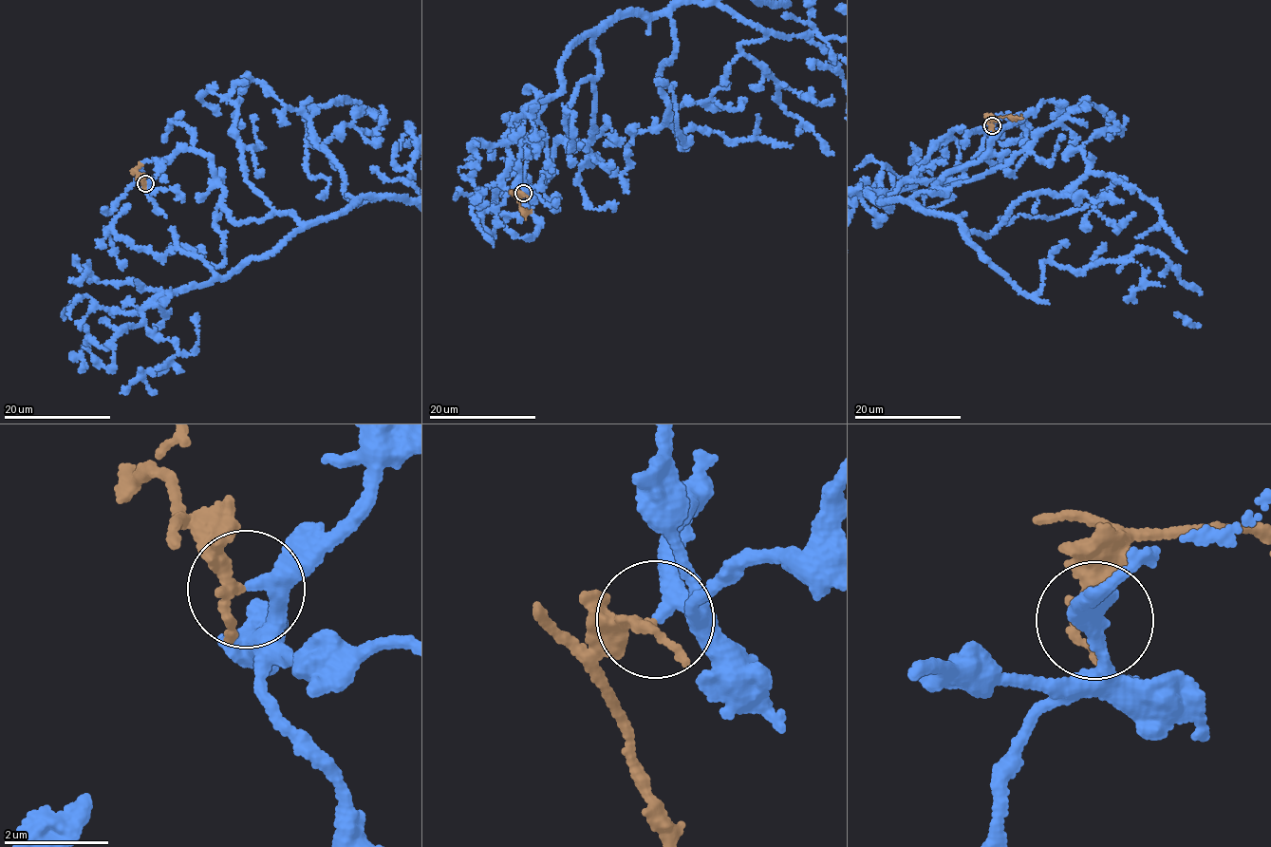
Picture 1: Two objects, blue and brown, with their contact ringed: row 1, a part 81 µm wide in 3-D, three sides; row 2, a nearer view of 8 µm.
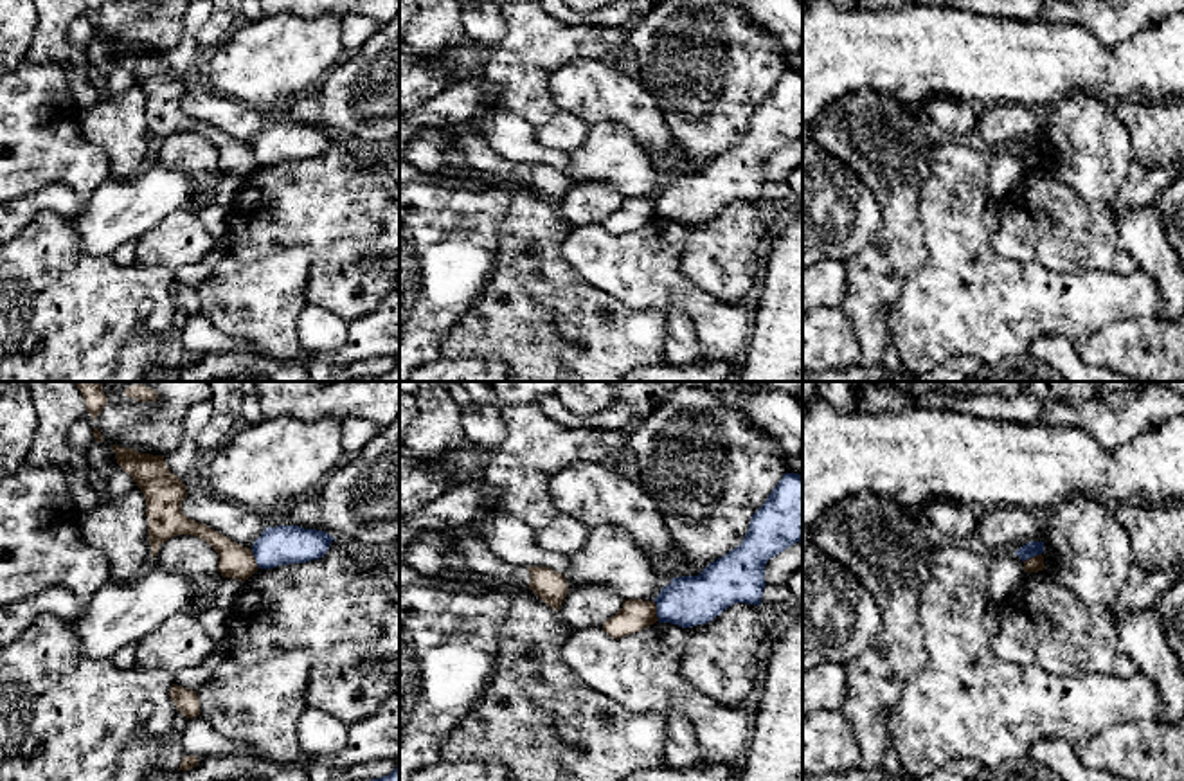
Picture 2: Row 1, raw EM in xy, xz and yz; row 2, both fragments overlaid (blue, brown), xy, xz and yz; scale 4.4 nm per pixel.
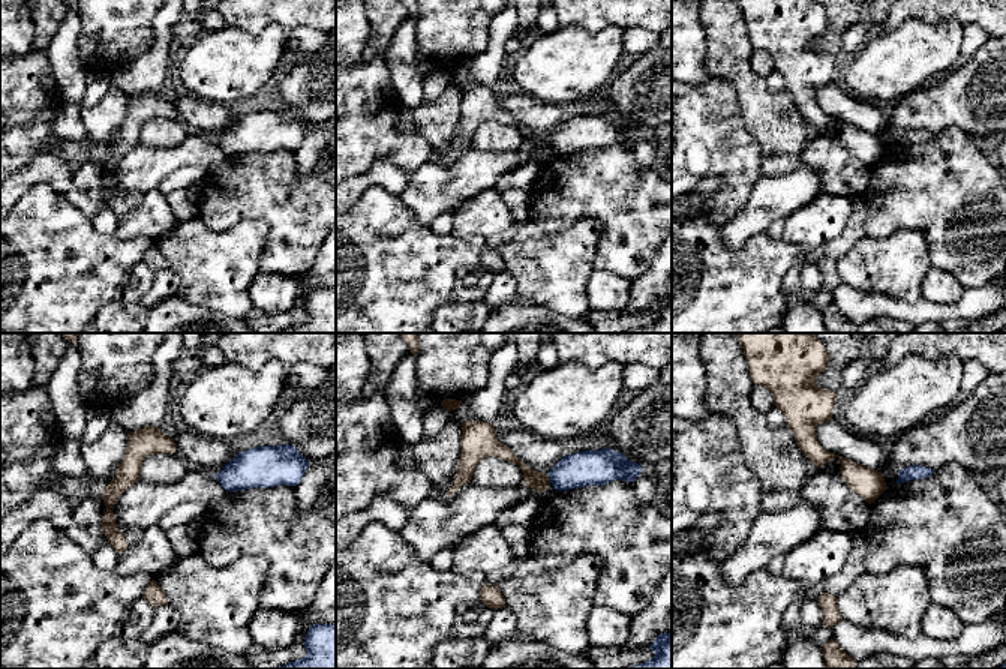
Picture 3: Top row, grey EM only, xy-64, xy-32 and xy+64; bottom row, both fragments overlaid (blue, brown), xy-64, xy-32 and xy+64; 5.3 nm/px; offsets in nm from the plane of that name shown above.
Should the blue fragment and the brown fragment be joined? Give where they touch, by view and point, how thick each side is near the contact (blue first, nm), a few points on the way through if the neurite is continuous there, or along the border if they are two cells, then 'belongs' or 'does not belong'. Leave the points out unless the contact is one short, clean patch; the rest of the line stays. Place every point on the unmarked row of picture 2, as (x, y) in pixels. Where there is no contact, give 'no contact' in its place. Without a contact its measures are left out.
contact xz (657, 207); calibres 220 and 140 nm; border xz (654, 197), (659, 216); does not belong

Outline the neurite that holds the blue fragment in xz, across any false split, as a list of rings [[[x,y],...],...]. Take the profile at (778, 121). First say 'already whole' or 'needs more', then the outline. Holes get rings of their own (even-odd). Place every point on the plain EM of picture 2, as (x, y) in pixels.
already whole; [[[785,70],[752,112],[743,139],[698,173],[673,175],[653,196],[659,220],[705,221],[734,200],[761,202],[765,162],[803,137],[803,72]]]

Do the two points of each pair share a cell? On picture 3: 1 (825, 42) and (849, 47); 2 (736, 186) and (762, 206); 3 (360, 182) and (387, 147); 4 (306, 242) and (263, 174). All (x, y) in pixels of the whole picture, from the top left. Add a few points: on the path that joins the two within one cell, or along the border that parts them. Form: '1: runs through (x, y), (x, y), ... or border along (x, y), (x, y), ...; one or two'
1: border along (859, 15), (844, 33), (840, 51); two
2: border along (760, 174), (747, 201), (726, 222); two
3: border along (408, 176), (377, 159), (351, 177); two
4: runs through (299, 225), (299, 215), (275, 191); one

